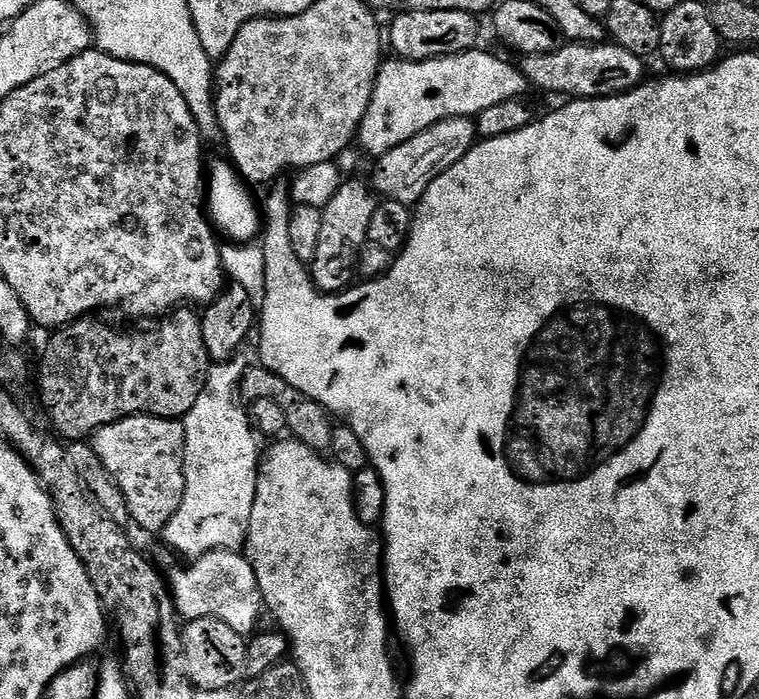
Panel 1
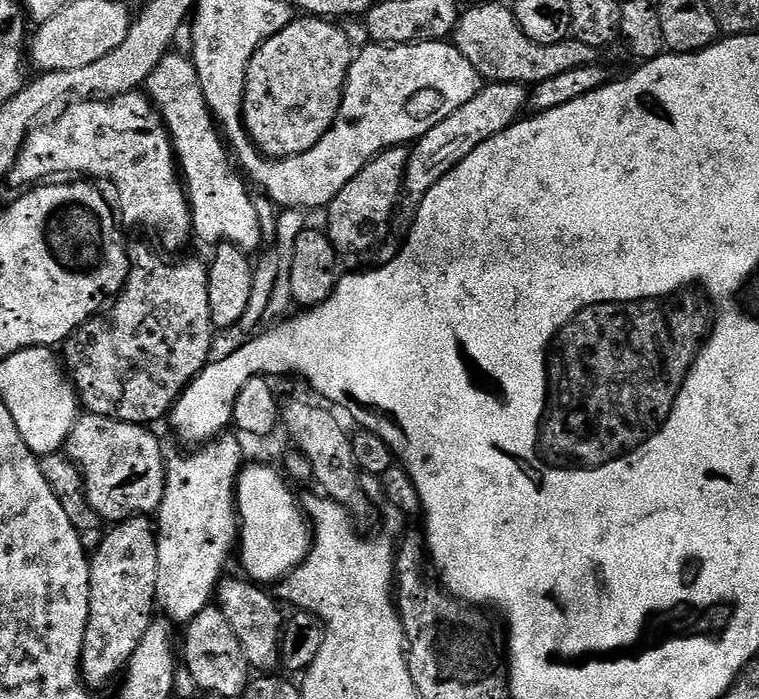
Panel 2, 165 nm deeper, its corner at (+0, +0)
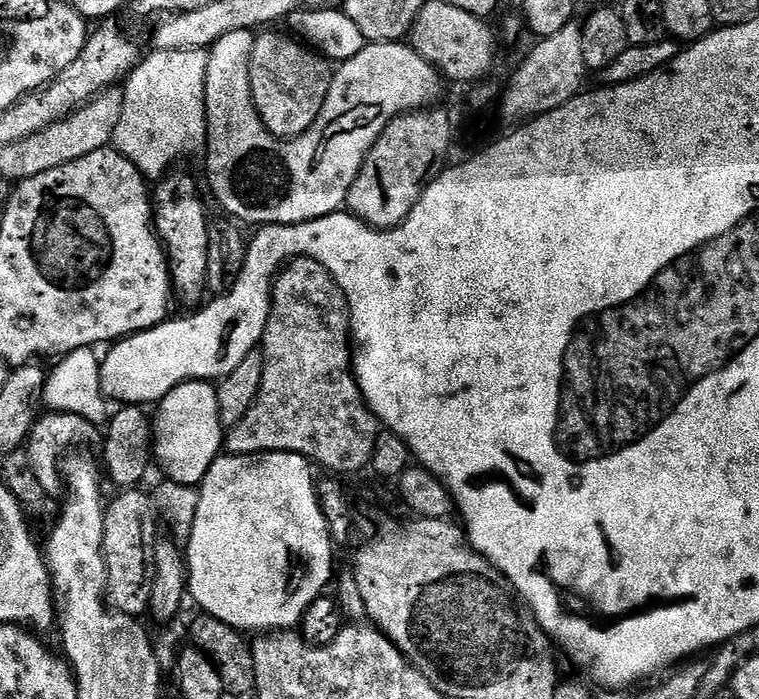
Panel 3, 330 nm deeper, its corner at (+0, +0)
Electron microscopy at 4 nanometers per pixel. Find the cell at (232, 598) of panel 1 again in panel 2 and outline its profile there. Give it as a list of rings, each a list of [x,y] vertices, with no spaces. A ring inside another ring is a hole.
[[[247,578],[228,579],[221,579],[218,585],[218,607],[226,614],[226,622],[230,622],[234,634],[238,634],[242,650],[248,659],[249,669],[260,674],[268,674],[279,669],[280,633],[285,622],[285,617],[280,616],[281,605],[275,599],[272,601],[264,593],[267,591],[261,585]]]

